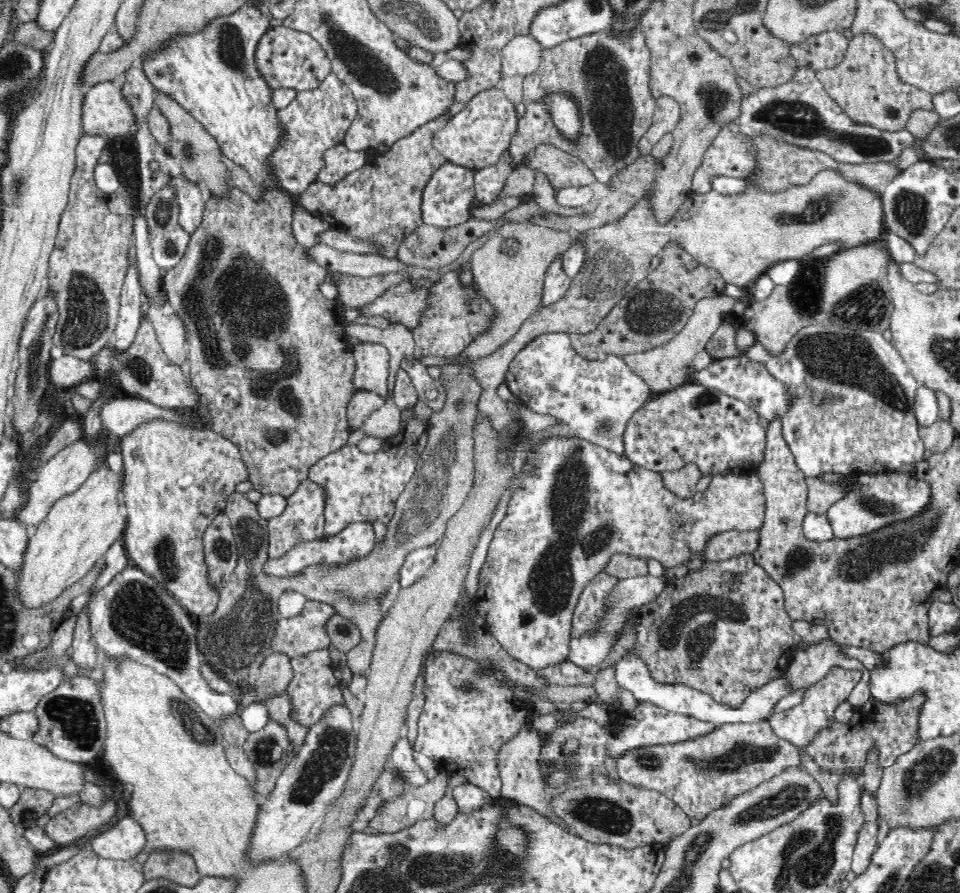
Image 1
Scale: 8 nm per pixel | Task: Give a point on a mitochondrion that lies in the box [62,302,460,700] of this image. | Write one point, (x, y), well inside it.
(232, 642)

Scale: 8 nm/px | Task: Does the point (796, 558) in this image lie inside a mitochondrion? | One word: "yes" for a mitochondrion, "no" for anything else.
yes

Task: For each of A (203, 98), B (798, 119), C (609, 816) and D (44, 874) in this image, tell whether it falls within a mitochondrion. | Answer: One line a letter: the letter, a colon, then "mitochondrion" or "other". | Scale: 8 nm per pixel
A: other
B: mitochondrion
C: mitochondrion
D: other

